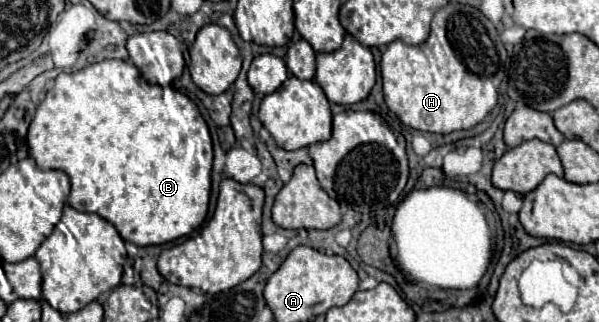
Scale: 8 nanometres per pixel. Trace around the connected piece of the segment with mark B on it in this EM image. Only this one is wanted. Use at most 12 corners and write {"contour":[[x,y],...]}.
{"contour":[[128,60],[60,72],[28,128],[67,204],[136,246],[206,221],[198,107]]}

